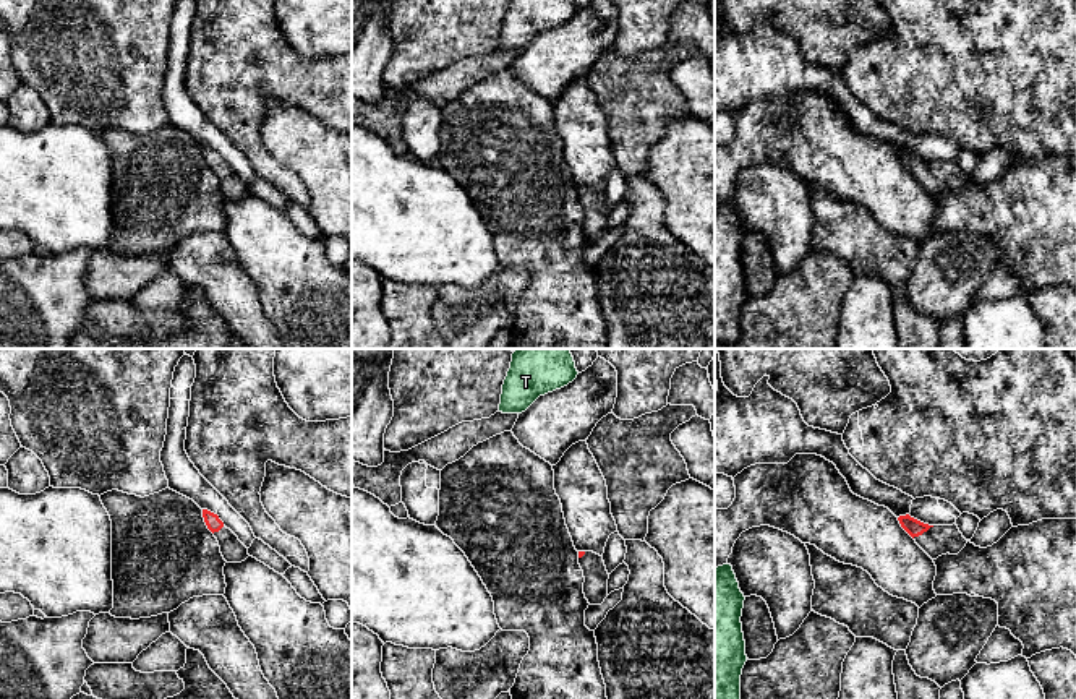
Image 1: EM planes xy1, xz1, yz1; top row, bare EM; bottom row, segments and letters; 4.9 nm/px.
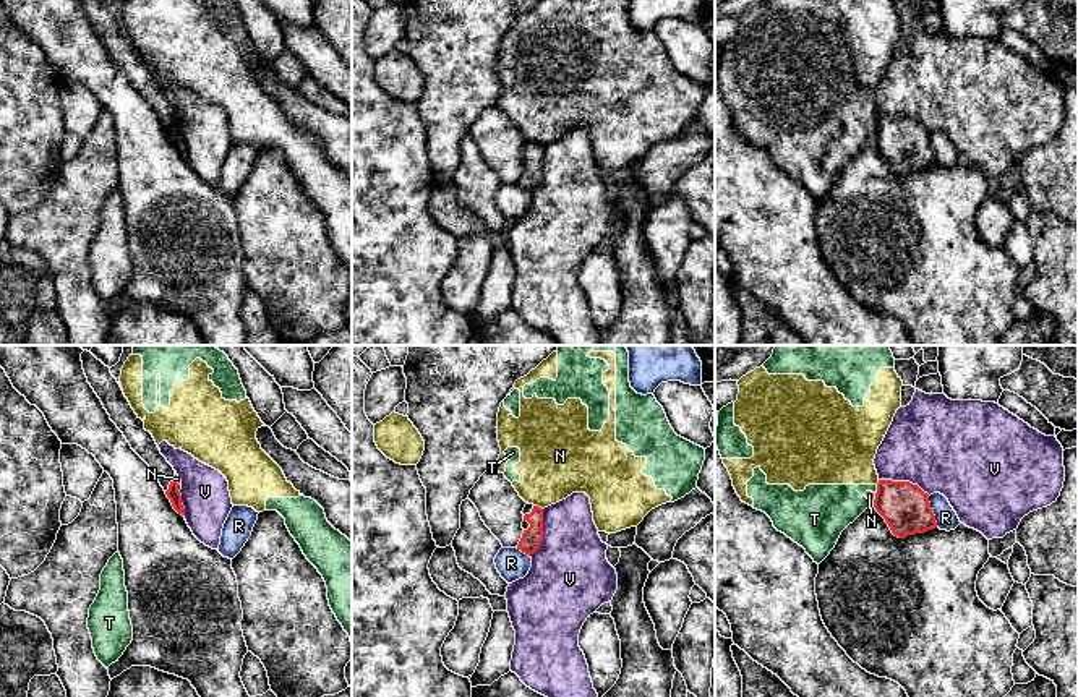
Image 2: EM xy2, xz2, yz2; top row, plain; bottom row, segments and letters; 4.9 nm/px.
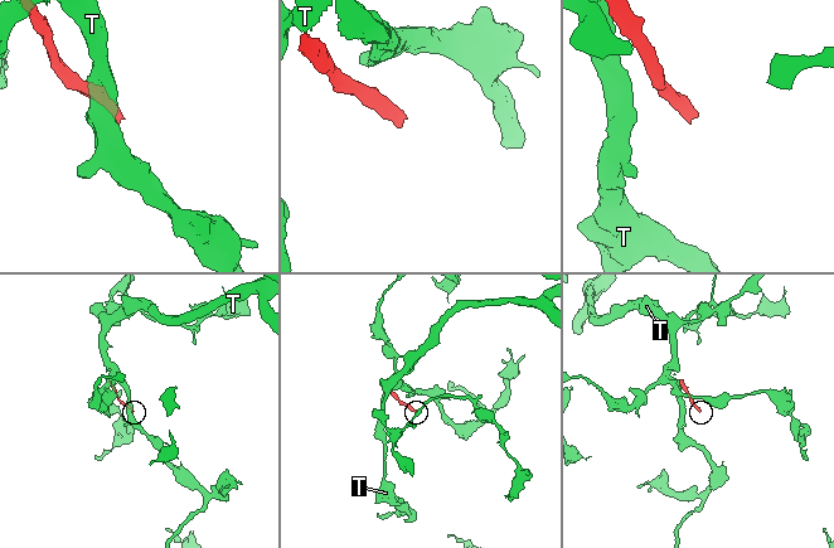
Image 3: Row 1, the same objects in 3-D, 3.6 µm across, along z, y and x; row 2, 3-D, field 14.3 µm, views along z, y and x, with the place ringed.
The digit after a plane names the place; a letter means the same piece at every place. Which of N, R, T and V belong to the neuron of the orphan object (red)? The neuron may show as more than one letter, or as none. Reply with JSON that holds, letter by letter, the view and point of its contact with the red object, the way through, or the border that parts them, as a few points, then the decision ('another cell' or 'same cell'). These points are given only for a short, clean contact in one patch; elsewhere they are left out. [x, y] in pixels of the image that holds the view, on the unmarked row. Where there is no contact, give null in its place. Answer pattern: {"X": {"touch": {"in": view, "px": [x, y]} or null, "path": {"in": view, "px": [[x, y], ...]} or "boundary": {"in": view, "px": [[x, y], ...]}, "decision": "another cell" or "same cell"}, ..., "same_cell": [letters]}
{"N": {"touch": {"in": "xz2", "px": [537, 143]}, "boundary": {"in": "xz2", "px": [[534, 141], [542, 146]]}, "decision": "another cell"}, "R": {"touch": {"in": "yz2", "px": [931, 148]}, "decision": "another cell"}, "T": {"touch": {"in": "yz2", "px": [877, 127]}, "boundary": {"in": "yz2", "px": [[877, 122], [876, 130]]}, "decision": "another cell"}, "V": {"touch": {"in": "yz2", "px": [905, 119]}, "decision": "another cell"}, "same_cell": []}

